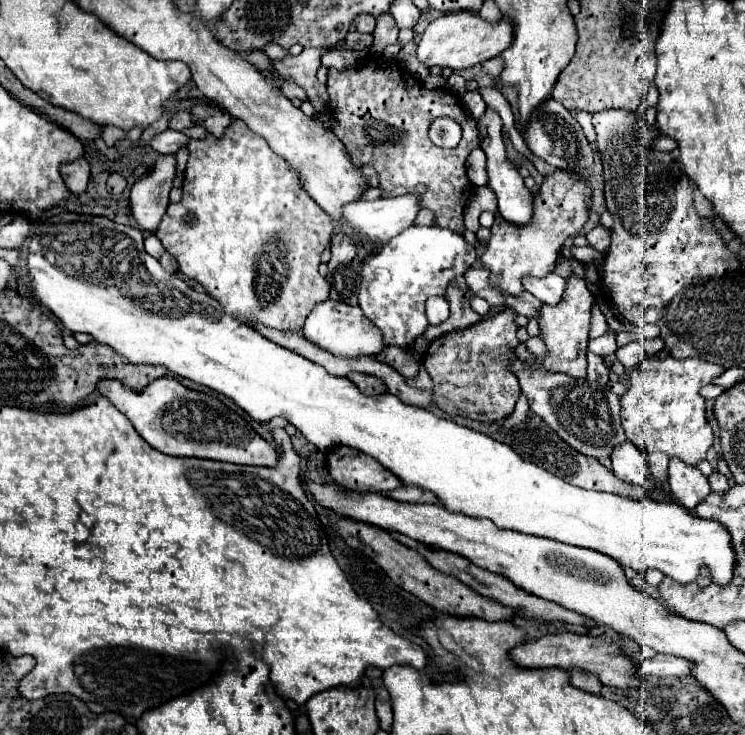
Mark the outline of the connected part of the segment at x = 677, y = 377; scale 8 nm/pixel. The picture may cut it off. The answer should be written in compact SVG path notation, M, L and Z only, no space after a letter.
M652 357L640 363L630 375L632 385L622 401L622 427L628 441L632 441L646 455L650 473L658 483L666 483L668 463L672 457L688 465L698 465L706 459L706 451L712 447L712 429L706 421L706 405L700 397L700 387L722 375L722 367L700 359L678 361L668 357L664 361Z

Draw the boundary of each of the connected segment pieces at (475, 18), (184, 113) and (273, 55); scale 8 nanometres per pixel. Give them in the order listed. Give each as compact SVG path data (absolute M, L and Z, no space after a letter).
M458 11L458 13L442 15L426 27L426 31L418 39L416 55L418 61L424 63L428 69L448 67L456 73L500 55L500 51L504 51L508 43L512 43L512 27L508 27L508 19L502 19L500 23L488 23L478 13Z
M188 109L176 111L170 119L170 129L176 129L176 131L184 131L186 127L192 127L192 125L196 125L196 121L192 119L192 113Z
M268 43L268 45L264 47L264 53L266 53L270 59L274 59L274 61L280 61L280 59L288 57L288 51L286 51L284 47L276 45L276 43Z

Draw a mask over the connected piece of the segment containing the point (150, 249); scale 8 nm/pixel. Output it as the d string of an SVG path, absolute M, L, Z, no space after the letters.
M148 235L148 237L144 239L144 245L146 245L146 253L152 255L152 257L156 257L156 259L164 253L164 247L162 247L162 243L156 239L156 235Z

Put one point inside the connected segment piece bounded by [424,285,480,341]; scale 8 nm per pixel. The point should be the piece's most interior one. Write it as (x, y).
(461, 315)

